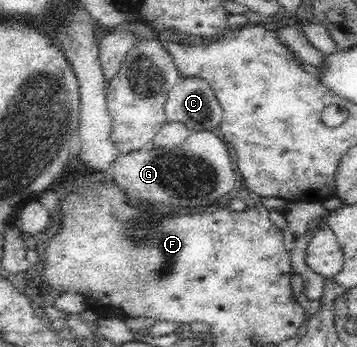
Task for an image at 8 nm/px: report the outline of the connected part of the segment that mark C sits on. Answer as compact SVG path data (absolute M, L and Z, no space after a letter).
M200 79L181 80L169 92L164 106L167 123L182 123L189 134L209 131L220 134L223 111L208 84Z

